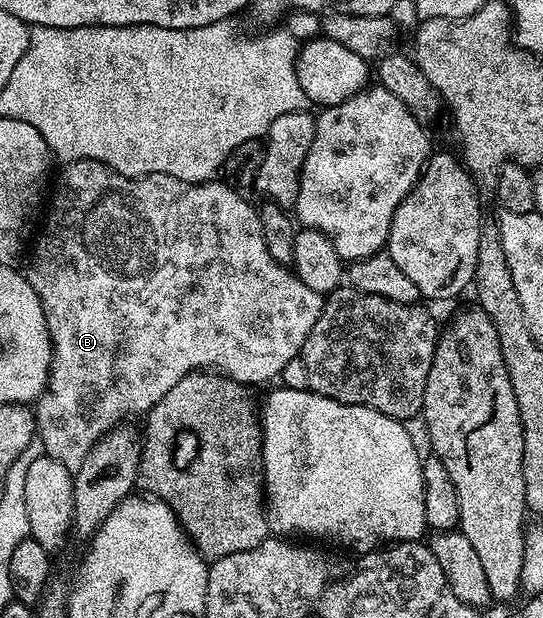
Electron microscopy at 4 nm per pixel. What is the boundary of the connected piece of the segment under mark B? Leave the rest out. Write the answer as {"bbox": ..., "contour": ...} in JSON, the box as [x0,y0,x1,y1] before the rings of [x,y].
{"bbox":[28,159,324,473],"contour":[[[76,159],[63,167],[66,168],[62,176],[59,179],[57,176],[52,187],[52,202],[44,219],[44,230],[32,247],[34,260],[30,263],[28,278],[32,289],[36,289],[40,297],[50,345],[54,348],[48,389],[36,400],[36,435],[41,439],[42,450],[49,458],[63,463],[70,472],[76,473],[81,469],[87,453],[105,435],[109,435],[123,421],[129,420],[126,419],[129,415],[145,416],[186,374],[209,369],[247,385],[266,383],[269,379],[277,380],[285,363],[301,356],[304,341],[308,333],[312,333],[312,325],[316,325],[322,312],[324,297],[308,289],[308,285],[304,285],[304,281],[300,281],[289,266],[277,263],[272,253],[268,253],[256,207],[248,200],[241,199],[238,196],[241,194],[225,182],[189,183],[180,181],[180,177],[167,175],[141,175],[139,179],[130,179],[126,175],[117,175],[103,163],[91,159]]]}

